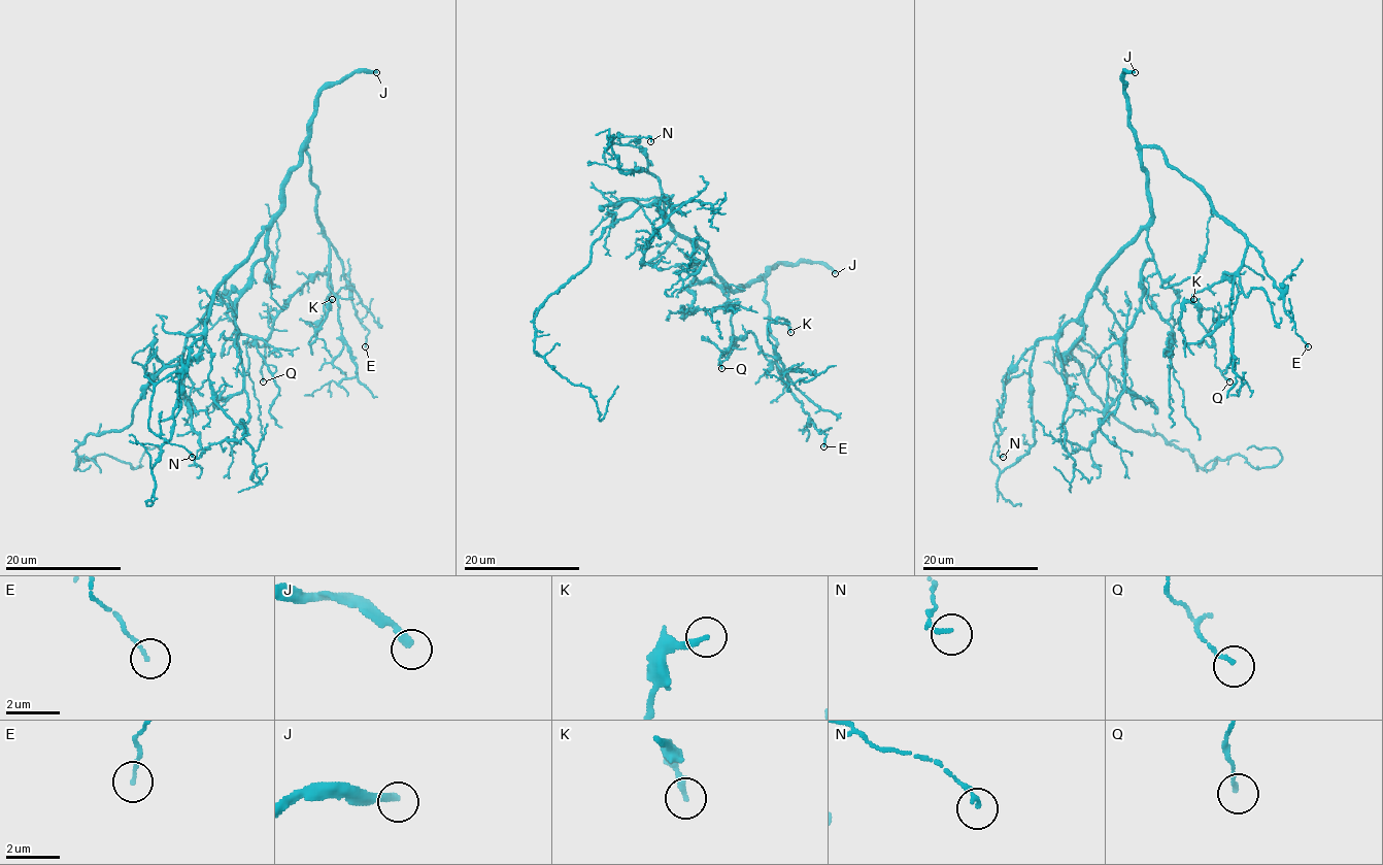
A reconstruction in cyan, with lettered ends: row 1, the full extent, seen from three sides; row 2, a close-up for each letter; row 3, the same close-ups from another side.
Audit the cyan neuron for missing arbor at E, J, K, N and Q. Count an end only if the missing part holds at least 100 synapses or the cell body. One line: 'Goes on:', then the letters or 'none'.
Goes on: J

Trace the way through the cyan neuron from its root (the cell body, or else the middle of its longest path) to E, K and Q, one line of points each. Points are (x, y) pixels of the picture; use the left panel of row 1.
E: (237, 269), (279, 209), (284, 176), (307, 146), (316, 223), (368, 330), (365, 346)
K: (237, 269), (279, 209), (284, 176), (307, 146), (332, 288), (326, 317), (308, 343), (332, 299)
Q: (237, 269), (279, 209), (284, 176), (307, 146), (329, 270), (308, 279), (275, 319), (263, 381)

